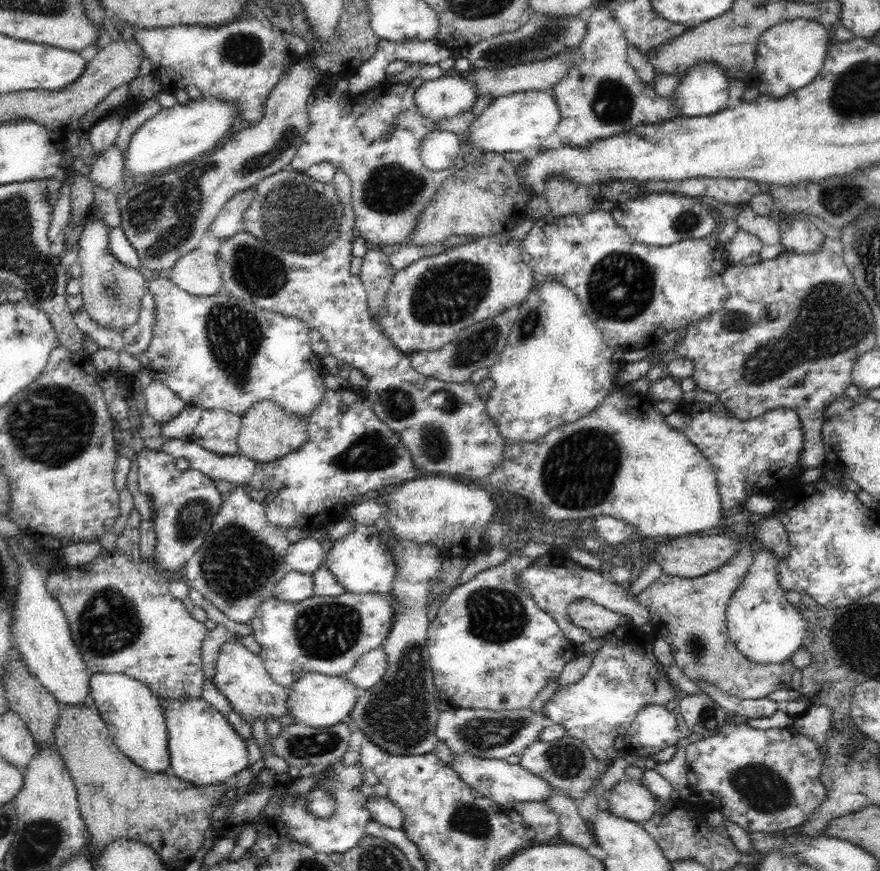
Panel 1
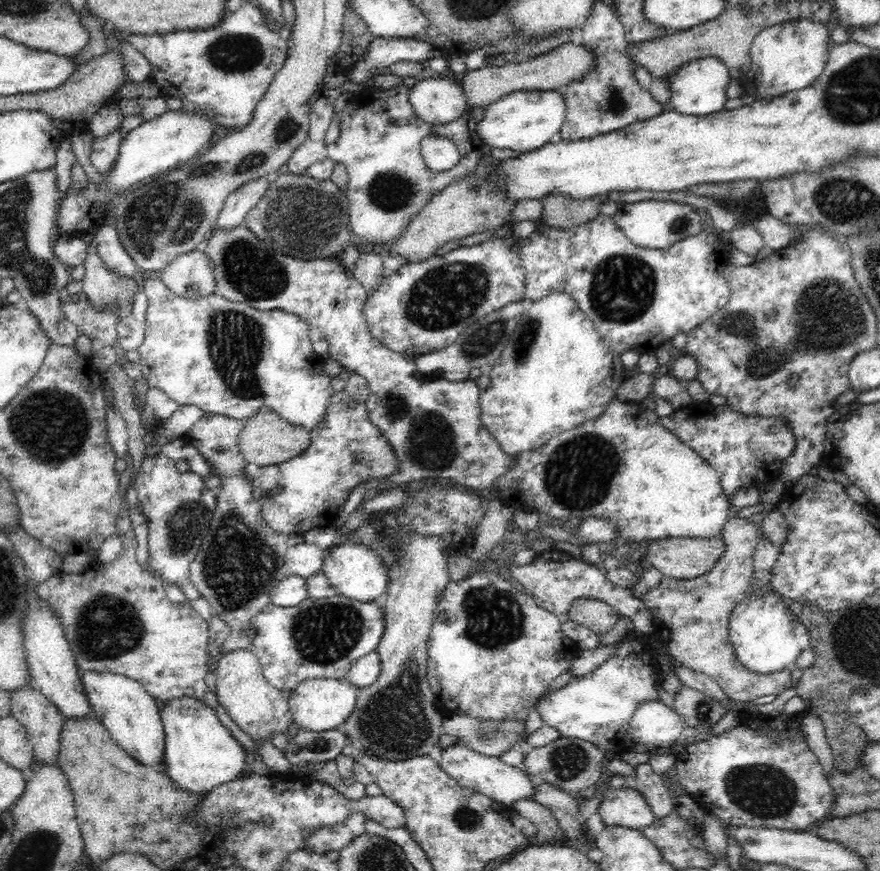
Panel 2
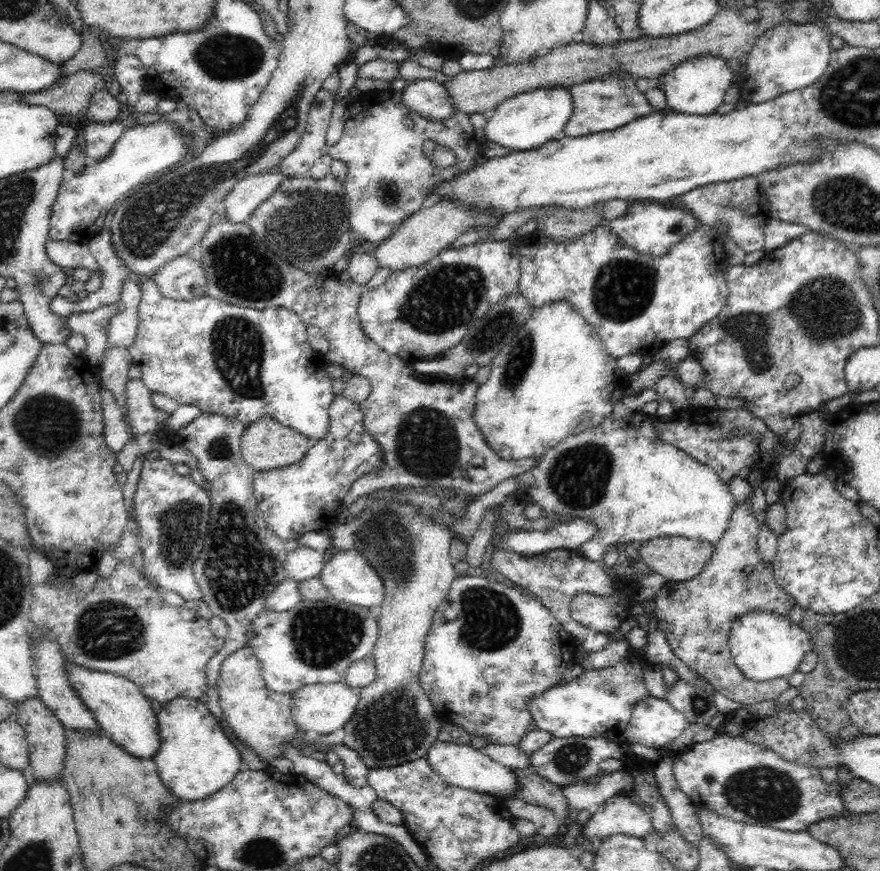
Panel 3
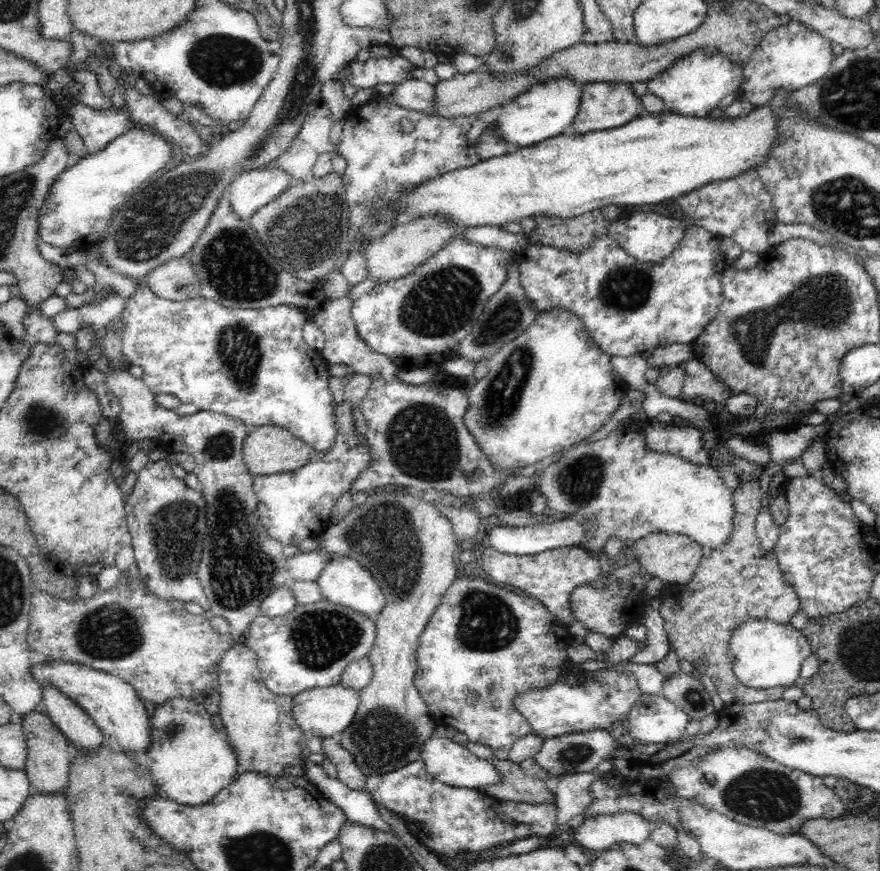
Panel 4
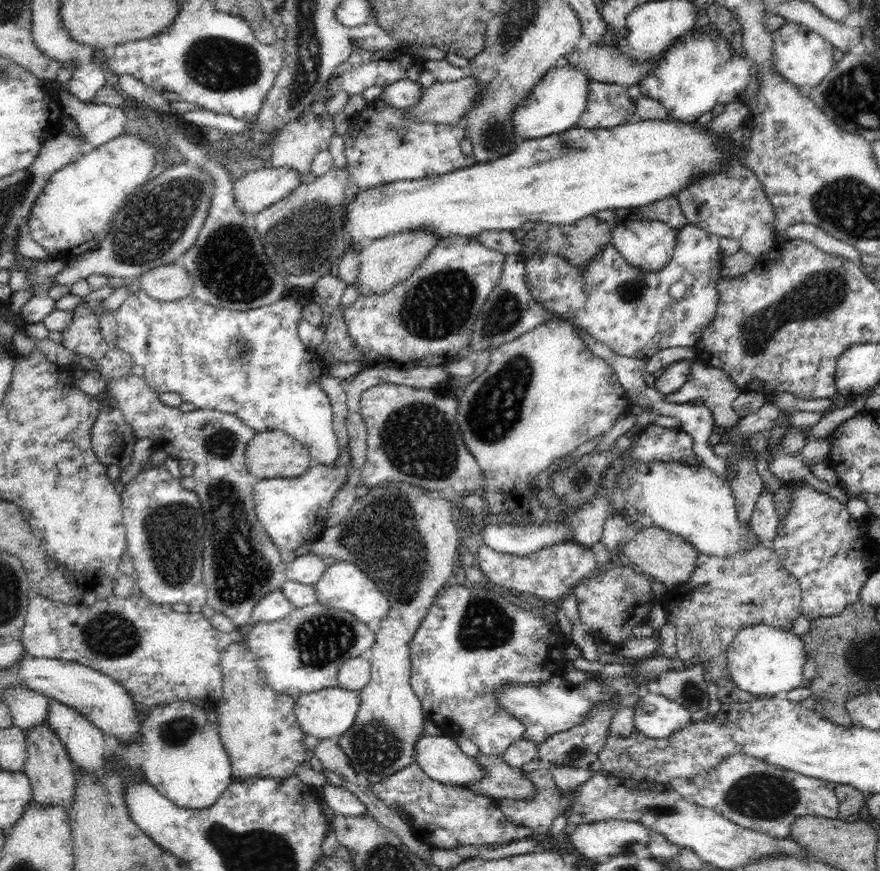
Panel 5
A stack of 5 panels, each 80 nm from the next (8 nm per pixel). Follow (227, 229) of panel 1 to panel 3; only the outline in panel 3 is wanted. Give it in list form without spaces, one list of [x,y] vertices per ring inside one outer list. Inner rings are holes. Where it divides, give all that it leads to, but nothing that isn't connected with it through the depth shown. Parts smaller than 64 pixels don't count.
[[[275,169],[238,180],[224,200],[228,221],[246,223],[256,207],[270,198],[286,178],[282,171]]]

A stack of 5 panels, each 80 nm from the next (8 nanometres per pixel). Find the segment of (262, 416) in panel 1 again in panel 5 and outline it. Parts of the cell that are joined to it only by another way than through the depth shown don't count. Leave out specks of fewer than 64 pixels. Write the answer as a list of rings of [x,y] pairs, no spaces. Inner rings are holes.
[[[280,430],[257,433],[245,451],[248,471],[257,480],[300,477],[313,463],[309,450]]]

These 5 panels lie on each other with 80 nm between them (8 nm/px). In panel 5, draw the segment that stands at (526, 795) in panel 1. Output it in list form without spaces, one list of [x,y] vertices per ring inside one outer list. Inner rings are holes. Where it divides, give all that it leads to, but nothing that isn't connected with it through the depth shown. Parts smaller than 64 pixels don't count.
[[[424,734],[415,744],[415,759],[430,778],[457,787],[467,786],[485,773],[483,766],[468,757],[456,741],[442,734]]]

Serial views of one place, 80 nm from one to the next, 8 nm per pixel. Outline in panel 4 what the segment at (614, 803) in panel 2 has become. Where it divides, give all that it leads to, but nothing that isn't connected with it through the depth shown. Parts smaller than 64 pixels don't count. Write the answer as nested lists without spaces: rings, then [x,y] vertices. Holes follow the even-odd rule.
[[[616,812],[616,814],[598,814],[584,820],[575,829],[574,838],[580,846],[602,852],[608,846],[630,842],[640,846],[648,840],[654,827],[653,822],[633,812]]]

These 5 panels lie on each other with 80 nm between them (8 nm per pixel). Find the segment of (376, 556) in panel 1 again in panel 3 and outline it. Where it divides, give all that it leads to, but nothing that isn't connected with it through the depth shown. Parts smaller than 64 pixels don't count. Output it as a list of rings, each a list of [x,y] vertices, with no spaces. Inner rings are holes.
[[[356,551],[331,552],[319,577],[325,588],[327,588],[329,596],[340,602],[370,609],[383,603],[385,597],[383,580],[362,554]]]

